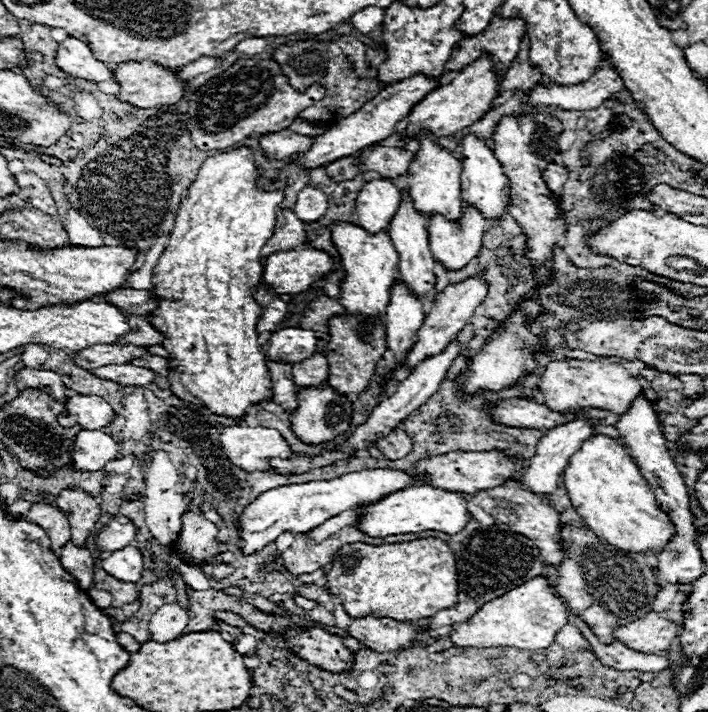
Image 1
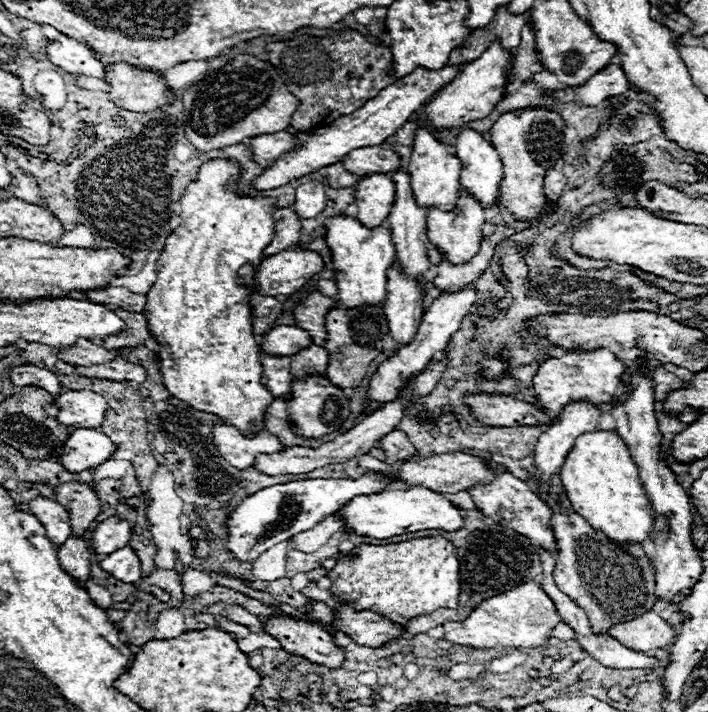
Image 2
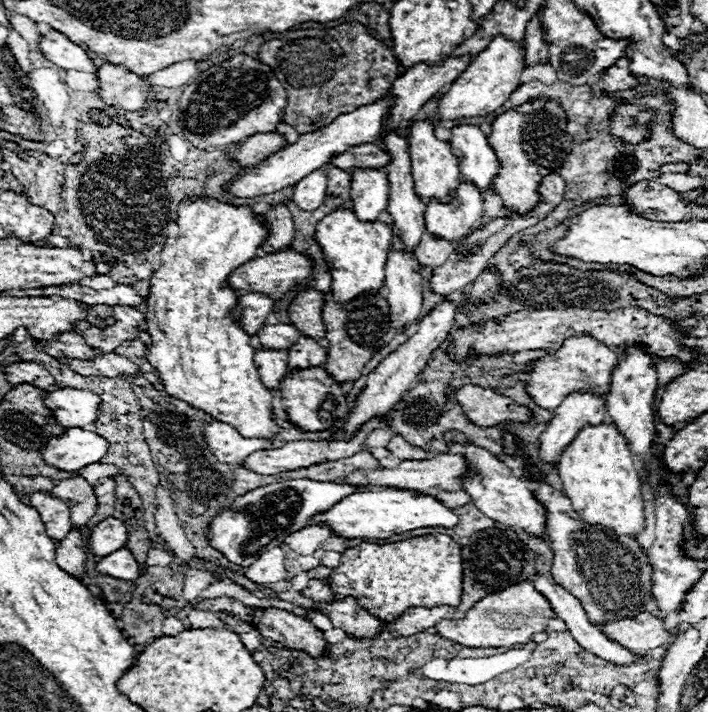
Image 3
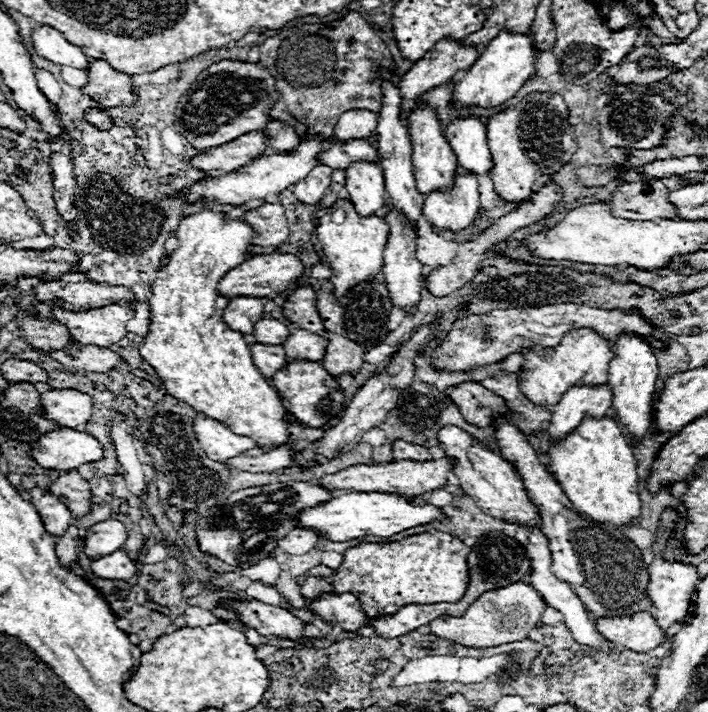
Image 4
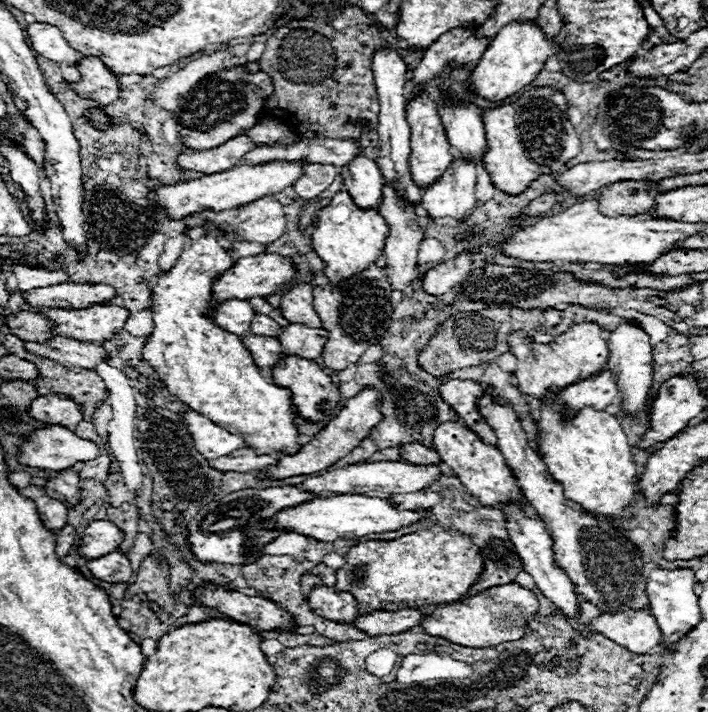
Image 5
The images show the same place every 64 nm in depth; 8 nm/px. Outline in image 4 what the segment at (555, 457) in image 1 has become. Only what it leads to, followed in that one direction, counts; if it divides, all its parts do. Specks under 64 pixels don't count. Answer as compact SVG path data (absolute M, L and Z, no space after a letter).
M602 384L602 386L574 386L574 388L570 388L562 396L562 400L552 408L552 422L550 422L548 430L546 430L550 446L552 446L552 442L560 442L562 438L566 438L582 422L584 416L592 416L592 418L606 416L610 404L612 404L612 390L608 388L608 384Z

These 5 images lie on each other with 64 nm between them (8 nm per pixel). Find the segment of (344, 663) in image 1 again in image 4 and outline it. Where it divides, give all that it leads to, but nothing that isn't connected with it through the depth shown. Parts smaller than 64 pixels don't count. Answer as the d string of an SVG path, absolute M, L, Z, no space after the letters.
M234 600L232 606L234 606L238 618L248 628L254 628L262 636L276 636L276 638L298 640L298 642L310 640L304 636L306 622L302 622L292 612L288 612L280 606L270 606L270 604L258 602L258 600L252 600L252 602Z

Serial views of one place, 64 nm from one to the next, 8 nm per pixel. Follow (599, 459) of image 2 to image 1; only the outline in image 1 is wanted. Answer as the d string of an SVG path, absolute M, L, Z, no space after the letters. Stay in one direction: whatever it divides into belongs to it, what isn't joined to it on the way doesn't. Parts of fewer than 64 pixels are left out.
M604 434L590 436L584 446L570 458L564 470L564 486L572 506L588 528L608 544L624 552L660 552L676 534L668 514L658 508L652 488L642 478L638 466L624 446Z

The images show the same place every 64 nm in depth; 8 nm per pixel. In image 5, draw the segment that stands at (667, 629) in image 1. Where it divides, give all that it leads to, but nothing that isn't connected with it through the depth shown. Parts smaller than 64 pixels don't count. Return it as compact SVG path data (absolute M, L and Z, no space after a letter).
M648 612L602 614L592 620L592 630L634 654L648 654L662 642L662 632Z

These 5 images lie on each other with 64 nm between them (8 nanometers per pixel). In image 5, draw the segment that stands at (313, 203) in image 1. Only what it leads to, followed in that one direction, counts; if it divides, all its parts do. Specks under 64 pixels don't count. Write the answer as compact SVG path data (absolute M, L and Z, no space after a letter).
M306 164L302 178L294 182L294 192L302 200L312 200L320 196L334 182L336 174L338 172L334 166L328 166L328 164L310 164L308 166Z

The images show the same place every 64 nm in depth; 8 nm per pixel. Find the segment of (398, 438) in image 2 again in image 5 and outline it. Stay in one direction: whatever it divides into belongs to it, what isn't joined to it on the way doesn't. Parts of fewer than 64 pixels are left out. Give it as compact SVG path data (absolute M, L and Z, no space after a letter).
M422 444L400 446L400 458L406 462L416 462L416 464L438 464L438 462L442 462L436 450L426 448Z

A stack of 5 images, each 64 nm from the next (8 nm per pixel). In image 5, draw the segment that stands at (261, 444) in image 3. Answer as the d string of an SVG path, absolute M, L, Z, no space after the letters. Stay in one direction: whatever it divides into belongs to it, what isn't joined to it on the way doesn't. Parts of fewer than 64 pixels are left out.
M186 412L184 420L188 432L196 442L196 450L200 450L200 454L204 454L204 458L208 460L232 454L234 450L248 446L242 436L230 434L228 430L224 430L222 426L214 424L212 420L208 420L198 412Z

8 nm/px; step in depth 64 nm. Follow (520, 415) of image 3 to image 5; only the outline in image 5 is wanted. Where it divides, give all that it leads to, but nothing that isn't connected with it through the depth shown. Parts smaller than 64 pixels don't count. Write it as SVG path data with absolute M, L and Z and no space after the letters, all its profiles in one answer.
M452 378L440 388L440 396L456 410L456 414L462 418L466 426L474 426L484 422L480 410L478 410L478 400L484 394L482 386L474 380L458 380Z

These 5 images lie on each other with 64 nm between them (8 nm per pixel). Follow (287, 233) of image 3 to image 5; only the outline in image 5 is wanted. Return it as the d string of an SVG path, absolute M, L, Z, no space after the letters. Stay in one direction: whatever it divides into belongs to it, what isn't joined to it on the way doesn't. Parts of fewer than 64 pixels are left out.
M268 196L244 204L238 210L240 214L236 218L236 224L220 224L236 240L268 244L280 238L286 230L286 216L280 202L270 200Z

